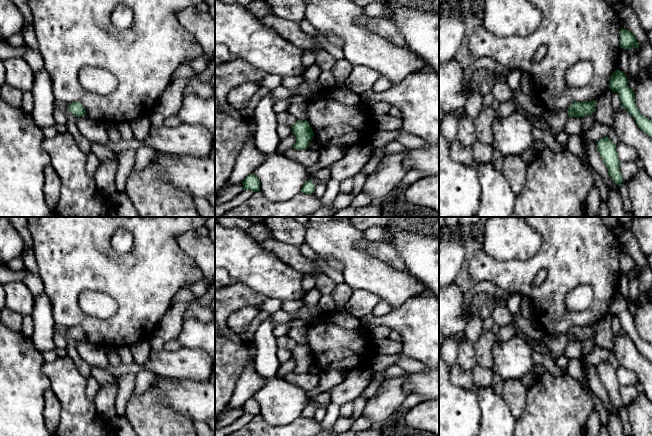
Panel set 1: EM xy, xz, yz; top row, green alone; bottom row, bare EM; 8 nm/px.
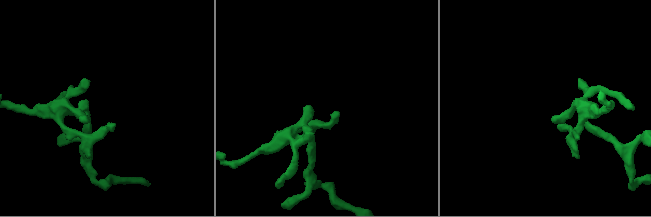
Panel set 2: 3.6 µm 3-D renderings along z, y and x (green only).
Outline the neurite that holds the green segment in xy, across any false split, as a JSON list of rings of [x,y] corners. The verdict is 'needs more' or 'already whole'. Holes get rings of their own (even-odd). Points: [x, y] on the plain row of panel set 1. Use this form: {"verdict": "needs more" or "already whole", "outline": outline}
{"verdict": "already whole", "outline": [[[80,326],[68,327],[68,331],[69,331],[70,336],[75,341],[86,340],[86,335],[85,335],[85,332],[83,331],[82,327],[80,327]]]}

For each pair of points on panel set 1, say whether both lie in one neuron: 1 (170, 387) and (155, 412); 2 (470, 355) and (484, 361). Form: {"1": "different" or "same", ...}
{"1": "different", "2": "different"}

